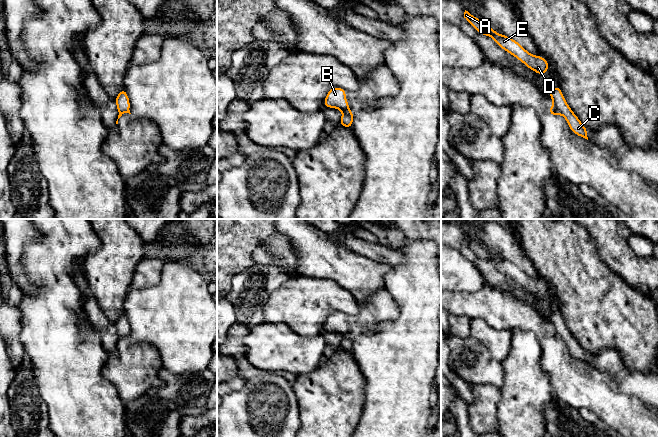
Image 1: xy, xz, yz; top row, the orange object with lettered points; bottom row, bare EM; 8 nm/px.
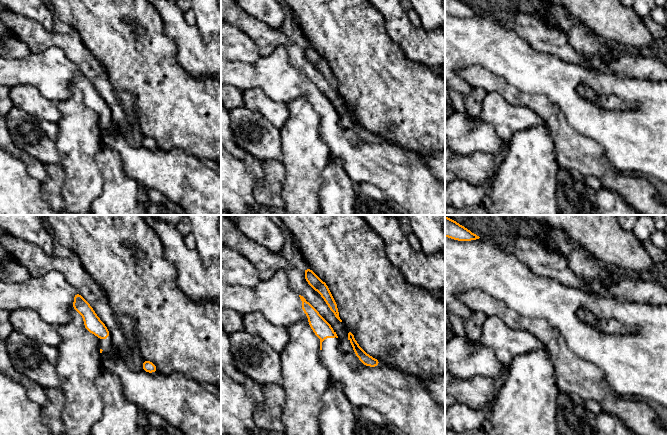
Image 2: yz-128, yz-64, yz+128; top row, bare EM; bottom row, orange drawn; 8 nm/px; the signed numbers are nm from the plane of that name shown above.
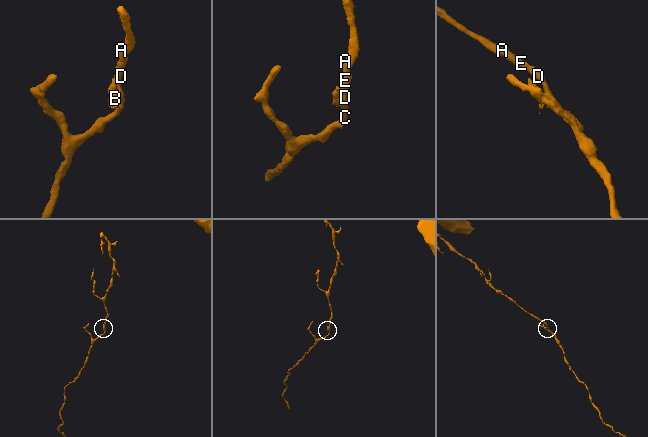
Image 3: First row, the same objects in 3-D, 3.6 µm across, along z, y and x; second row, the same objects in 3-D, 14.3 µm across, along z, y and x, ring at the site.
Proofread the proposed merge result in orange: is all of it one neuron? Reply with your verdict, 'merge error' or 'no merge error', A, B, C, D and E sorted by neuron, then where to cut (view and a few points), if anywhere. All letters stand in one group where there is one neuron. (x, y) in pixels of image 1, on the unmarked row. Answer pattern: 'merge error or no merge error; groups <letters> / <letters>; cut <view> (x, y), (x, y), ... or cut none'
merge error; groups A C D E / B; cut yz (554, 327), (560, 336)

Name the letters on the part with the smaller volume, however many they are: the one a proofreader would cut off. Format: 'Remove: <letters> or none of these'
Remove: B

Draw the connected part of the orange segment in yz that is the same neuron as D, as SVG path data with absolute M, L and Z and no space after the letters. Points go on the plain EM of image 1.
M465 234L464 242L469 246L480 258L490 260L495 264L497 269L504 273L506 276L515 280L518 284L524 287L529 293L535 295L539 299L543 299L548 295L549 287L541 280L532 279L526 275L514 263L495 256L491 251L471 239Z

